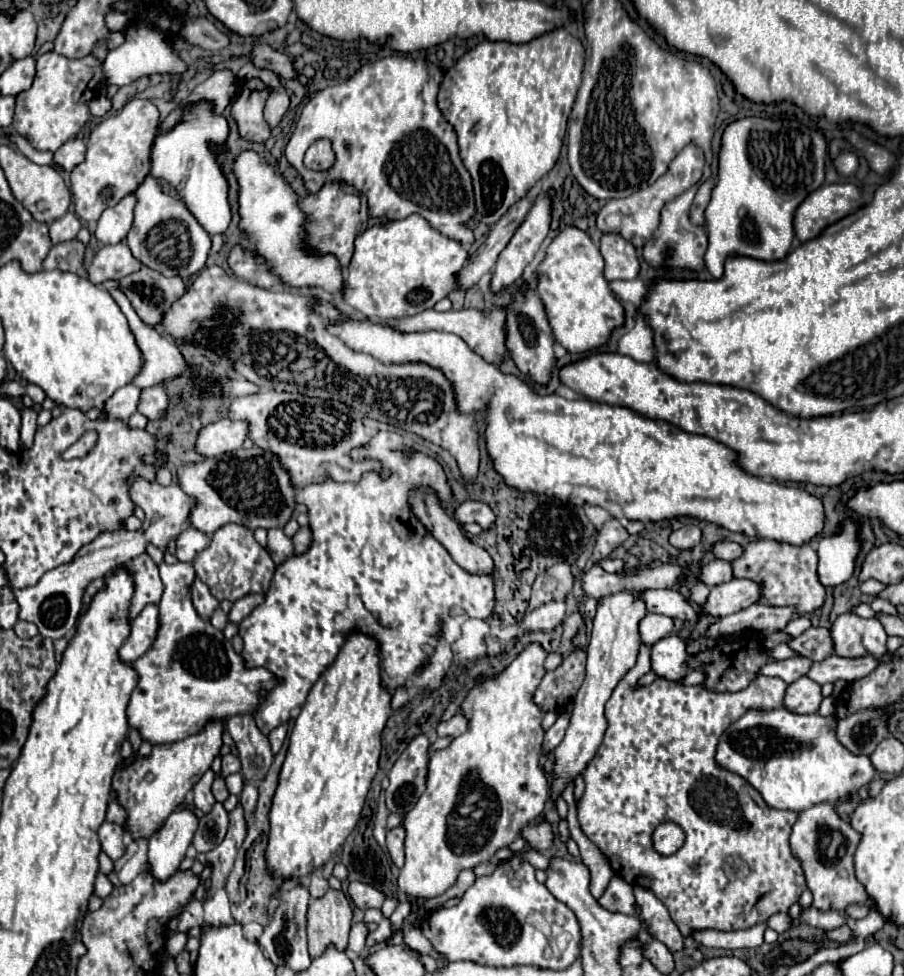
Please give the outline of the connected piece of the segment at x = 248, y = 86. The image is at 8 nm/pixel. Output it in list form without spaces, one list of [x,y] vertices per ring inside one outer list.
[[[249,79],[231,103],[231,117],[239,127],[239,135],[247,141],[263,143],[271,135],[271,129],[263,119],[267,95],[269,87],[261,79]]]

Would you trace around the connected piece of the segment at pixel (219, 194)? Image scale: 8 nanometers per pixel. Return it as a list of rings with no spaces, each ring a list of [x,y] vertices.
[[[197,103],[183,121],[171,131],[157,135],[151,151],[151,177],[167,181],[183,199],[185,207],[197,217],[201,227],[209,233],[225,233],[231,221],[231,209],[227,201],[227,179],[223,177],[217,155],[209,149],[211,143],[225,143],[229,133],[227,121],[215,115],[209,103]]]

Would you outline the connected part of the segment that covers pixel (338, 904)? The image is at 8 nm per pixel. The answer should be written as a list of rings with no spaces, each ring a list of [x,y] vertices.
[[[329,889],[321,899],[311,901],[307,911],[309,955],[315,959],[329,945],[345,951],[351,917],[351,903],[343,891]]]

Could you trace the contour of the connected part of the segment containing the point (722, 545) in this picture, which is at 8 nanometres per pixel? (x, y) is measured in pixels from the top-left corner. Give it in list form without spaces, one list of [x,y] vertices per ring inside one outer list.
[[[719,541],[713,545],[713,553],[717,559],[725,559],[725,561],[733,561],[737,557],[741,557],[743,547],[737,543],[729,543],[729,541]]]

